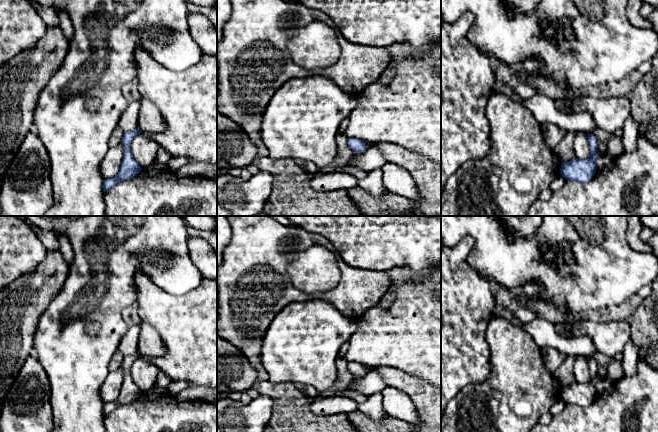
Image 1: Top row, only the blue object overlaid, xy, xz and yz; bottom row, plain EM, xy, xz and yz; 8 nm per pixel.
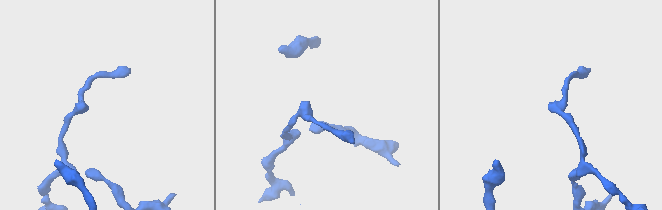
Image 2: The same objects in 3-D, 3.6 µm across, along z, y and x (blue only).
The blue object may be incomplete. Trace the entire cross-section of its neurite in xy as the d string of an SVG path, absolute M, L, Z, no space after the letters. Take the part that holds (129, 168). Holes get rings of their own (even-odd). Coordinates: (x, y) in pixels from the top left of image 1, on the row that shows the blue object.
M139 127L133 131L124 132L121 142L125 147L124 156L117 176L105 179L103 184L104 193L114 187L117 183L133 178L141 171L142 168L134 159L130 149L133 139L138 136L140 132L141 130Z

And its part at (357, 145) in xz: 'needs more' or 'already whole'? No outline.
already whole

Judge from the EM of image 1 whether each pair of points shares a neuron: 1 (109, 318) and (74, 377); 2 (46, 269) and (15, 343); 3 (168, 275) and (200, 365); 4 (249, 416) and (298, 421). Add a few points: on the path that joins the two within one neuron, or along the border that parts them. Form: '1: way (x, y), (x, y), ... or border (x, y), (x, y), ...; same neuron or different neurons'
1: way (101, 333), (100, 337), (76, 362); same neuron
2: way (39, 287), (15, 311), (15, 325); same neuron
3: border (154, 283), (176, 295), (183, 295), (197, 287); different neurons
4: border (263, 395), (271, 400), (271, 417), (267, 421); different neurons

